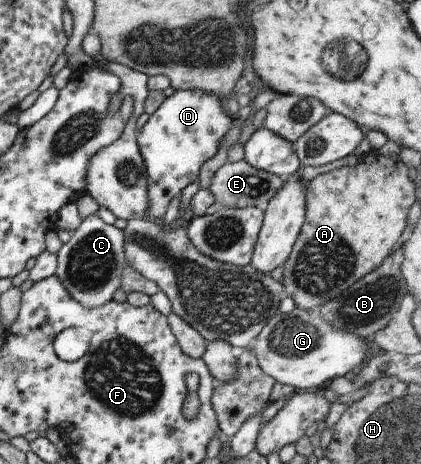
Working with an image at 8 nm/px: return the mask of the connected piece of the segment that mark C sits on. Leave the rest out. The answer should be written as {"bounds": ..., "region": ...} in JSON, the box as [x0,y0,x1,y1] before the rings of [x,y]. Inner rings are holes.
{"bounds":[28,215,126,308],"region":[[[98,215],[81,219],[80,226],[71,232],[70,239],[62,244],[56,255],[46,250],[35,257],[28,279],[36,282],[54,275],[72,297],[83,307],[94,308],[112,300],[116,288],[120,288],[121,274],[126,266],[123,255],[122,231],[106,225]]]}

